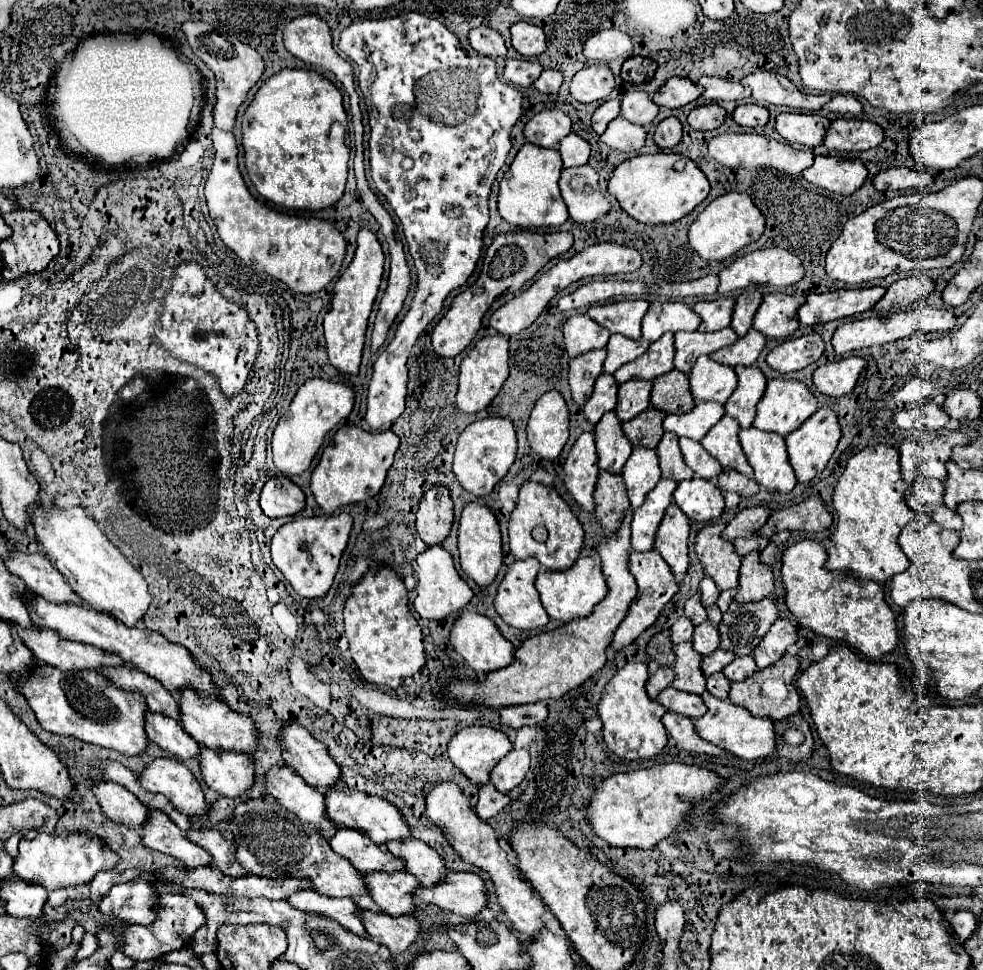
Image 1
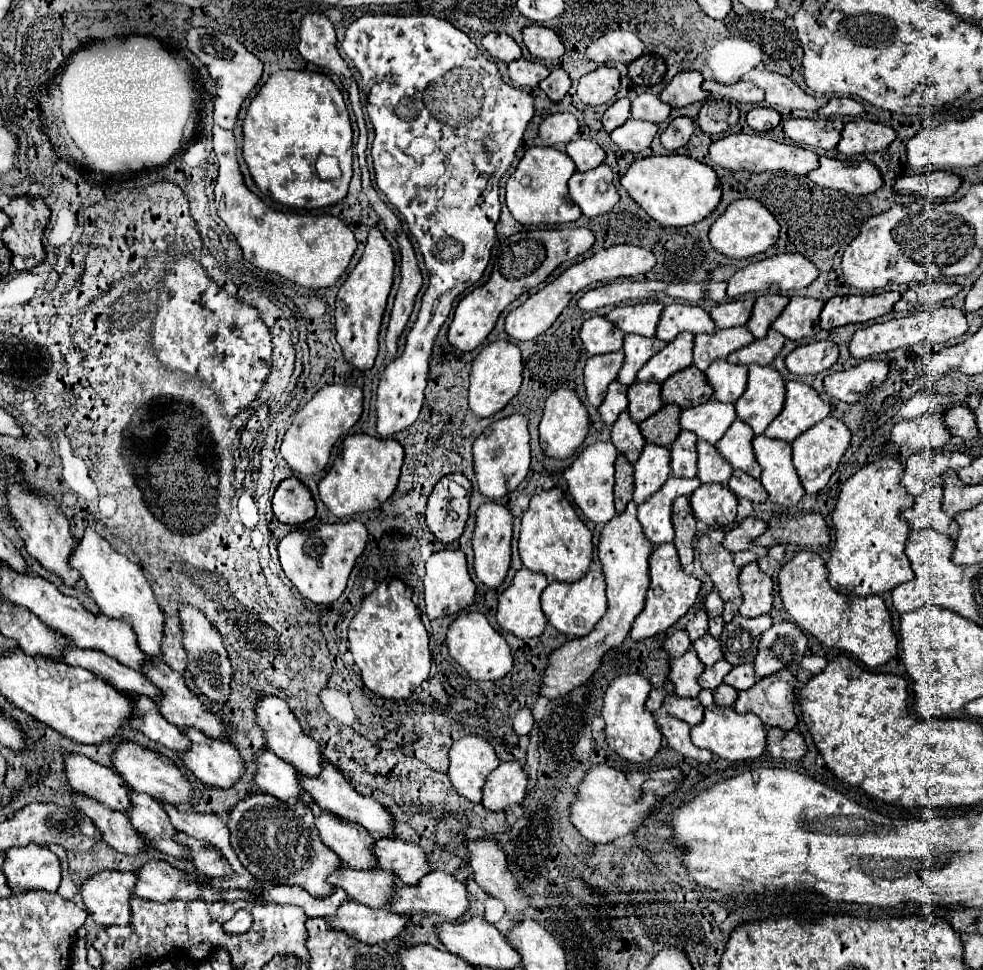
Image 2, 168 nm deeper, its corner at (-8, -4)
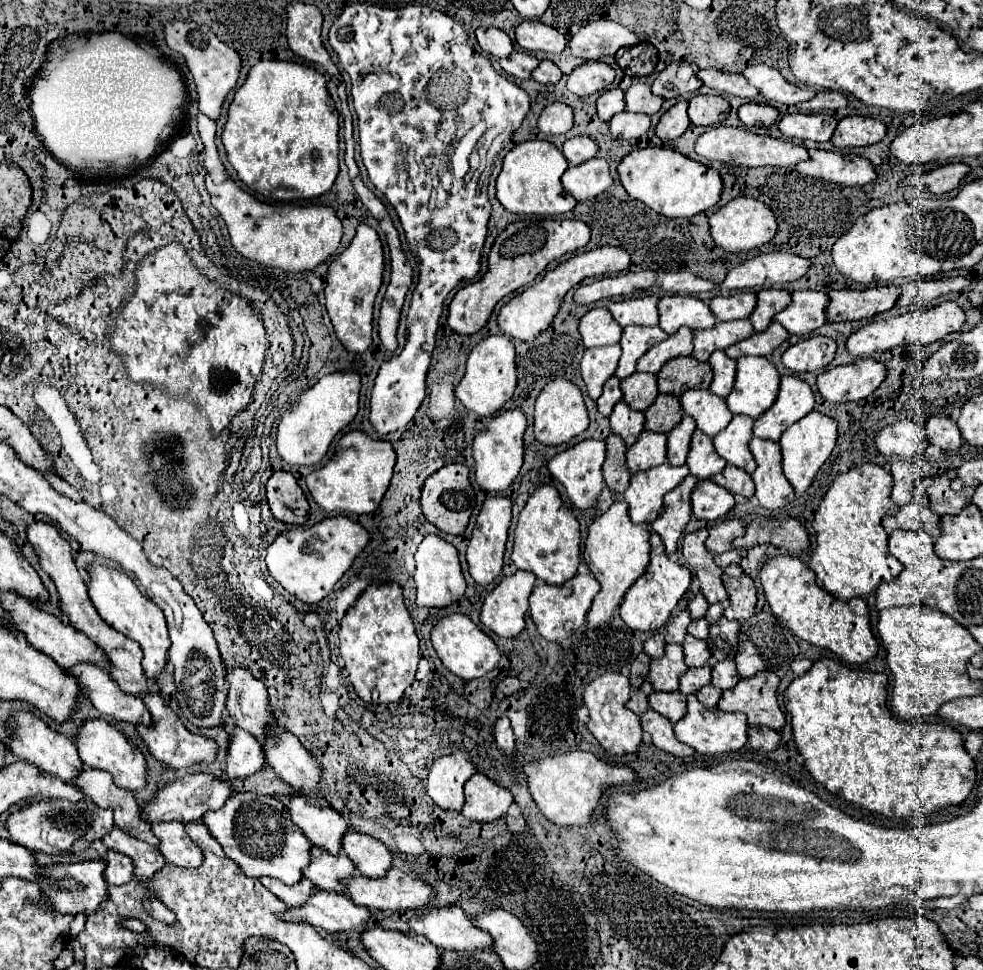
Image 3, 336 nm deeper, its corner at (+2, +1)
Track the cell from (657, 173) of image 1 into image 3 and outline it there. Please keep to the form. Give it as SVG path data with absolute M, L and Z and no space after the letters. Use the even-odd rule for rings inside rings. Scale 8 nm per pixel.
M646 147L632 151L618 165L618 173L632 199L646 203L650 209L666 217L694 217L716 205L722 195L722 177L714 169L668 147Z

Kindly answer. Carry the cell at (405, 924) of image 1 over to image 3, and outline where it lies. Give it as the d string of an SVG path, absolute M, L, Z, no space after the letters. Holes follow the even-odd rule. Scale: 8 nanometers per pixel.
M316 889L310 899L300 907L288 907L286 913L280 915L284 921L308 923L312 927L320 927L328 933L350 931L368 921L370 913L366 907L358 907L350 901L350 897L334 891Z

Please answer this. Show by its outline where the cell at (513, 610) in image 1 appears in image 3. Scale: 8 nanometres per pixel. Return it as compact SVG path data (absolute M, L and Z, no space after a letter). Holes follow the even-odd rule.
M516 571L512 577L502 579L484 599L480 611L482 625L500 637L516 637L524 629L524 615L534 583L536 577L528 571Z

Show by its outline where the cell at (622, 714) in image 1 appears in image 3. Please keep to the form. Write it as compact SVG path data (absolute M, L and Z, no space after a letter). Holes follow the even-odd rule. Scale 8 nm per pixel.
M604 673L596 677L592 683L588 683L584 689L584 705L590 711L588 729L598 739L598 743L614 755L634 753L642 741L640 719L624 707L628 699L630 699L630 681L620 673Z

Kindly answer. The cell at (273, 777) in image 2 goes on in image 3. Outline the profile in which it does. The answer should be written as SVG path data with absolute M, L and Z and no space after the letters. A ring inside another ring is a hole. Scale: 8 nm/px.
M234 727L230 731L230 747L226 755L226 775L230 779L248 777L260 771L266 765L262 745L256 737L246 733L244 729Z

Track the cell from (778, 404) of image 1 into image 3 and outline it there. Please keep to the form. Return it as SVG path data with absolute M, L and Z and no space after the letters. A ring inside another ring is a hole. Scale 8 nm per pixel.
M784 375L774 405L754 421L754 437L780 441L782 433L814 409L814 391L806 381Z

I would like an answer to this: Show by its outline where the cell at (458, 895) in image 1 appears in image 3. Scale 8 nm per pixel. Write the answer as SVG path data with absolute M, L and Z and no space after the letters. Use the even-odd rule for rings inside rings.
M388 869L384 877L376 879L366 879L366 877L346 877L342 879L342 885L346 887L346 895L360 907L368 909L380 909L380 911L400 911L400 909L420 909L428 903L428 899L434 897L434 889L420 881L416 875L402 873L398 869Z

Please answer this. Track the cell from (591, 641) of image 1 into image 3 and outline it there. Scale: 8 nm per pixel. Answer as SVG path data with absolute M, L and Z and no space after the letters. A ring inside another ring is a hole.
M616 501L606 513L602 513L594 523L588 527L588 539L586 539L586 563L598 583L602 585L600 593L596 595L590 617L588 617L588 629L596 629L612 619L614 607L620 605L624 593L630 589L630 585L646 571L648 559L650 559L650 543L648 543L650 531L648 525L634 525L628 515L626 501Z

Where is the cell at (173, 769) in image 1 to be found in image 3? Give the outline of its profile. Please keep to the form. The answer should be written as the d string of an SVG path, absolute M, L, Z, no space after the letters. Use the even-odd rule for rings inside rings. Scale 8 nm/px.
M86 719L86 721L82 721L82 727L76 733L76 747L78 747L80 761L86 767L108 771L114 777L114 783L118 787L130 789L130 791L144 789L144 785L146 785L146 759L144 759L144 755L138 749L134 749L128 743L128 739L106 719Z

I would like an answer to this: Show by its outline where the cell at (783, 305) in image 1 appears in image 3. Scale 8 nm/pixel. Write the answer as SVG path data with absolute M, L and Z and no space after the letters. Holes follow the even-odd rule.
M794 291L792 303L774 321L782 323L792 335L808 335L826 323L828 295L818 291Z

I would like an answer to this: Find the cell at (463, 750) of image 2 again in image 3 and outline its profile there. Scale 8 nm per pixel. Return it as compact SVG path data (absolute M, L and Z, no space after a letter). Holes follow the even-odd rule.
M462 751L438 757L426 779L426 793L446 811L460 811L464 805L464 783L476 773L476 767Z

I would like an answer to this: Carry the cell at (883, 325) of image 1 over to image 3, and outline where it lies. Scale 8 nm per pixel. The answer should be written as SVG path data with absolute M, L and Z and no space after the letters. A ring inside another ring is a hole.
M944 301L942 305L932 307L932 309L910 311L910 313L904 313L904 315L898 315L898 317L890 317L888 321L876 321L876 323L864 325L848 337L846 347L854 357L862 357L862 355L880 353L880 351L900 347L900 345L910 345L910 343L930 345L934 341L940 341L948 333L960 331L960 327L964 325L964 319L966 319L964 311L960 309L960 305L956 301Z

